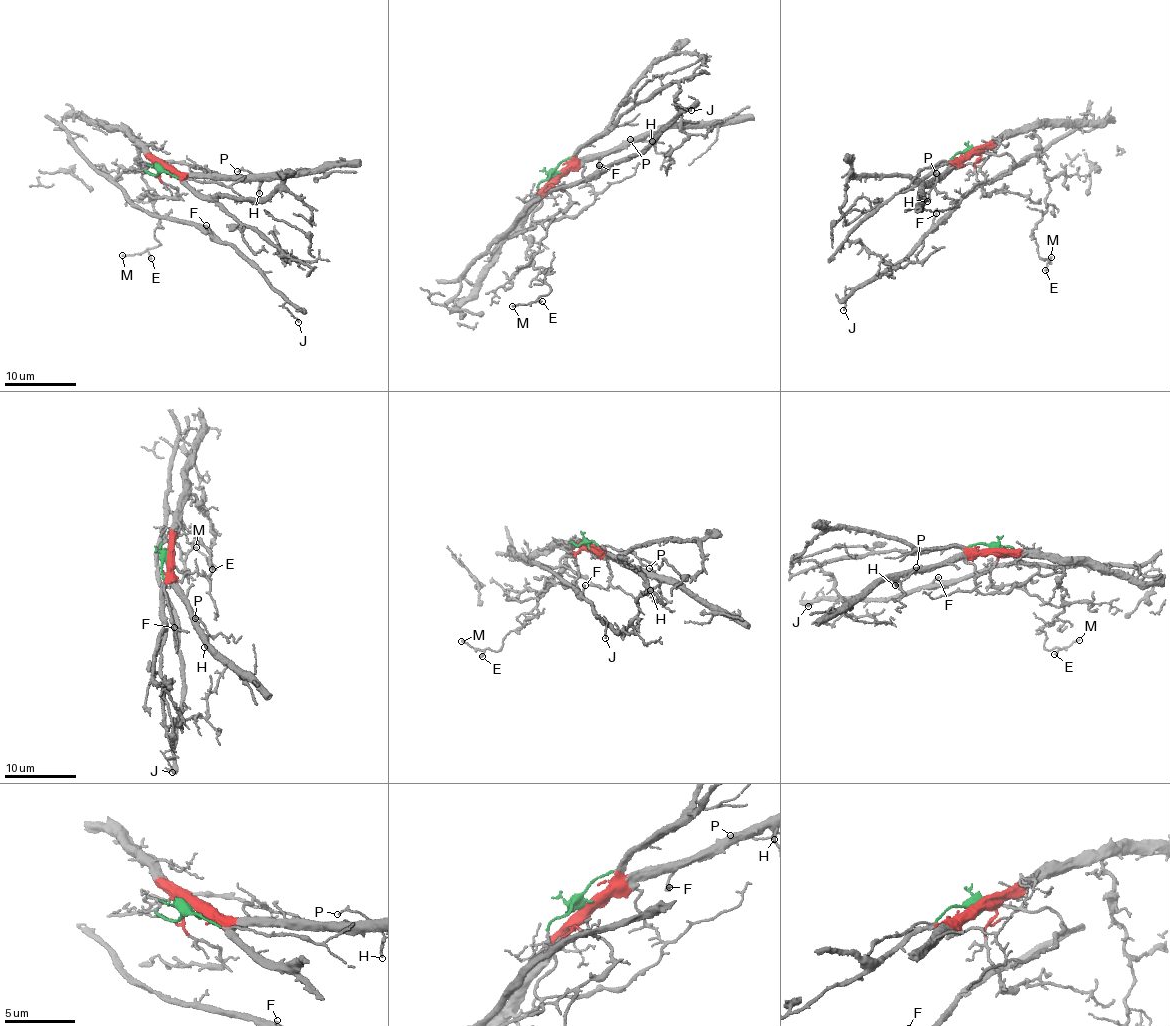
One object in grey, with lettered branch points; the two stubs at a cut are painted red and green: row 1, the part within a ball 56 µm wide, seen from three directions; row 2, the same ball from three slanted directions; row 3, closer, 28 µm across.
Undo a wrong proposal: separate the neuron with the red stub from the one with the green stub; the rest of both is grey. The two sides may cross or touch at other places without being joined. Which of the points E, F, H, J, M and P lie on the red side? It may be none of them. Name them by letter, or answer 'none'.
E, H, M, P

